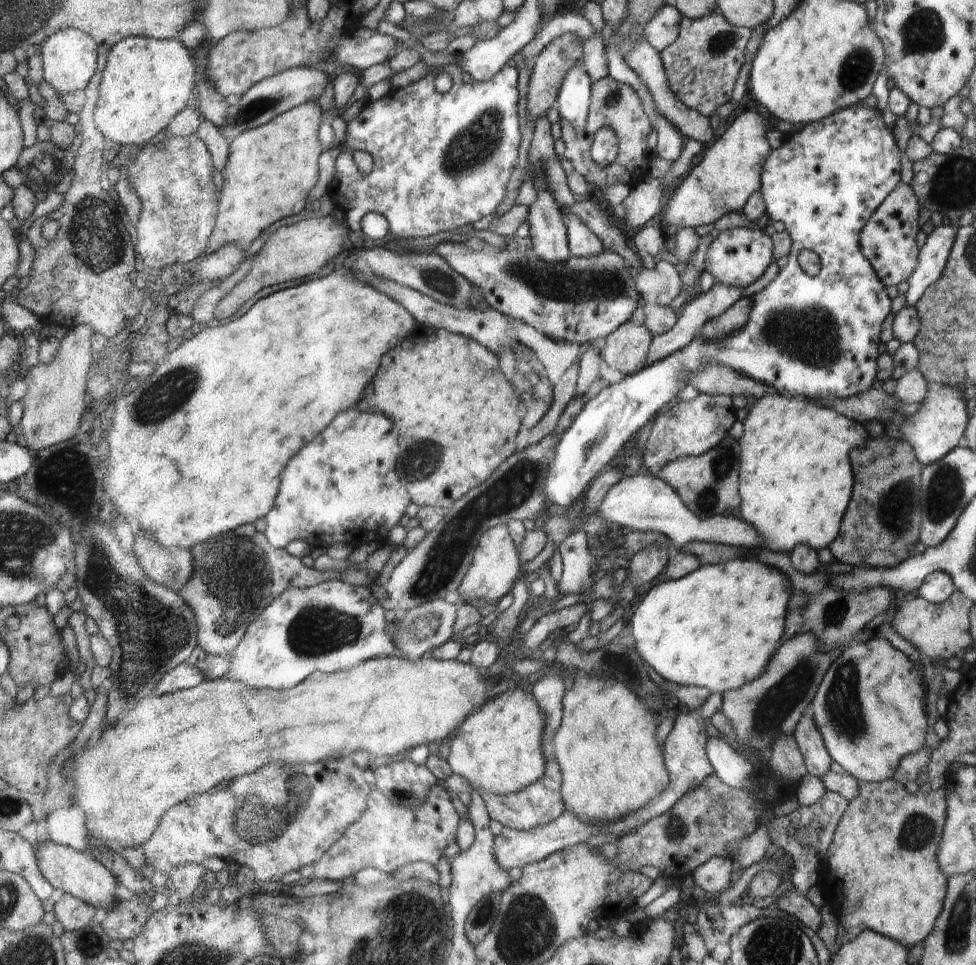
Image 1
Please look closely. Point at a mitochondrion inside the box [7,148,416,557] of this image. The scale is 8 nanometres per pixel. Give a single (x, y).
(95, 237)

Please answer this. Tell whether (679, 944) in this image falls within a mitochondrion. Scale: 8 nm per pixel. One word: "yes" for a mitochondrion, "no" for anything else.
no

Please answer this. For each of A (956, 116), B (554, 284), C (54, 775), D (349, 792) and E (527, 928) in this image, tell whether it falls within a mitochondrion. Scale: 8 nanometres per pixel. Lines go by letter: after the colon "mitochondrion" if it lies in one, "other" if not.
A: other
B: mitochondrion
C: other
D: other
E: mitochondrion

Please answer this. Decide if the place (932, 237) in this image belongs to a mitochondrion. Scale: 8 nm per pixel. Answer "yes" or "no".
no

